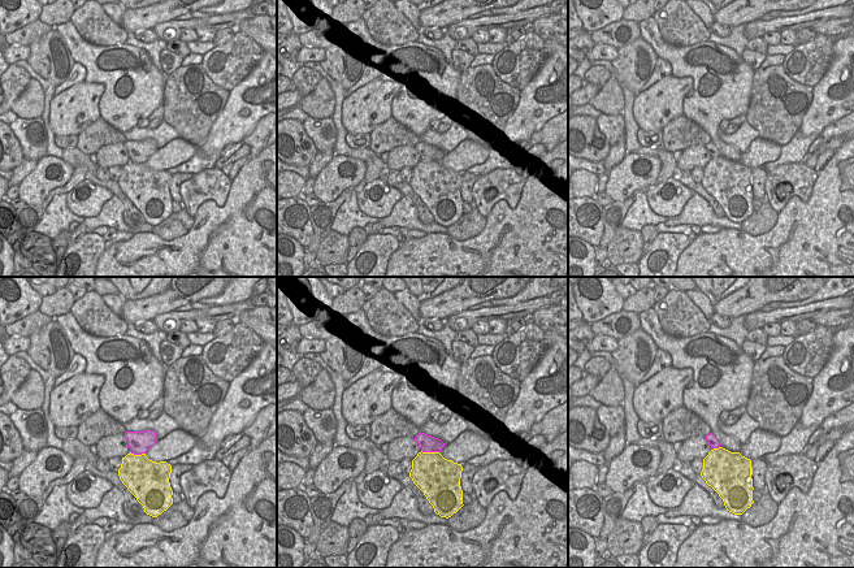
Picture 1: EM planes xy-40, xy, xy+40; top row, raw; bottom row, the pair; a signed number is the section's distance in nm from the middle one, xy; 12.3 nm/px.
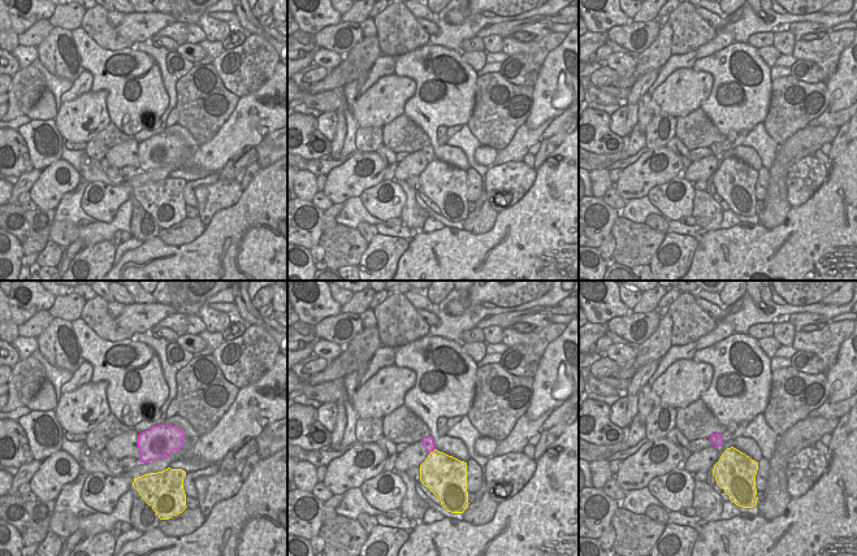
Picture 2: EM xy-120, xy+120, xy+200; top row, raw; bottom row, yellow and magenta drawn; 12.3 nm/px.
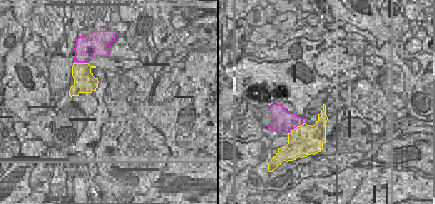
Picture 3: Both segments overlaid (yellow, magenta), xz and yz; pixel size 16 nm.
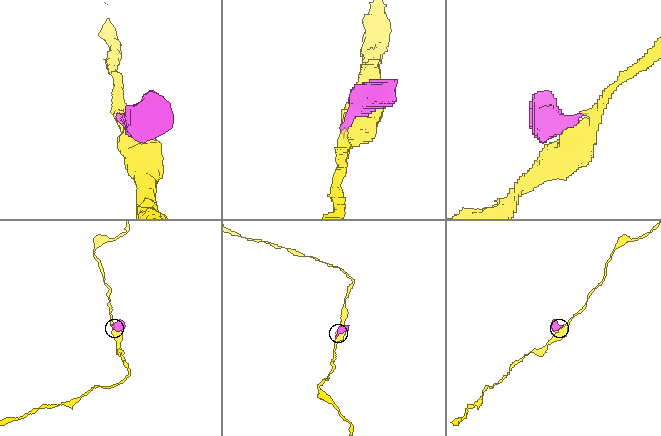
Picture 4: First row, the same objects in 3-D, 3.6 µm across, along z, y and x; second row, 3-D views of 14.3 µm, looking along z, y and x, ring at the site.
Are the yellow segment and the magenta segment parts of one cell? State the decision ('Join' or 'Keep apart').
Join.

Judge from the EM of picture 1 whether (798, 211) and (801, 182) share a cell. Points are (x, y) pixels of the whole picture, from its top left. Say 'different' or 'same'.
different

